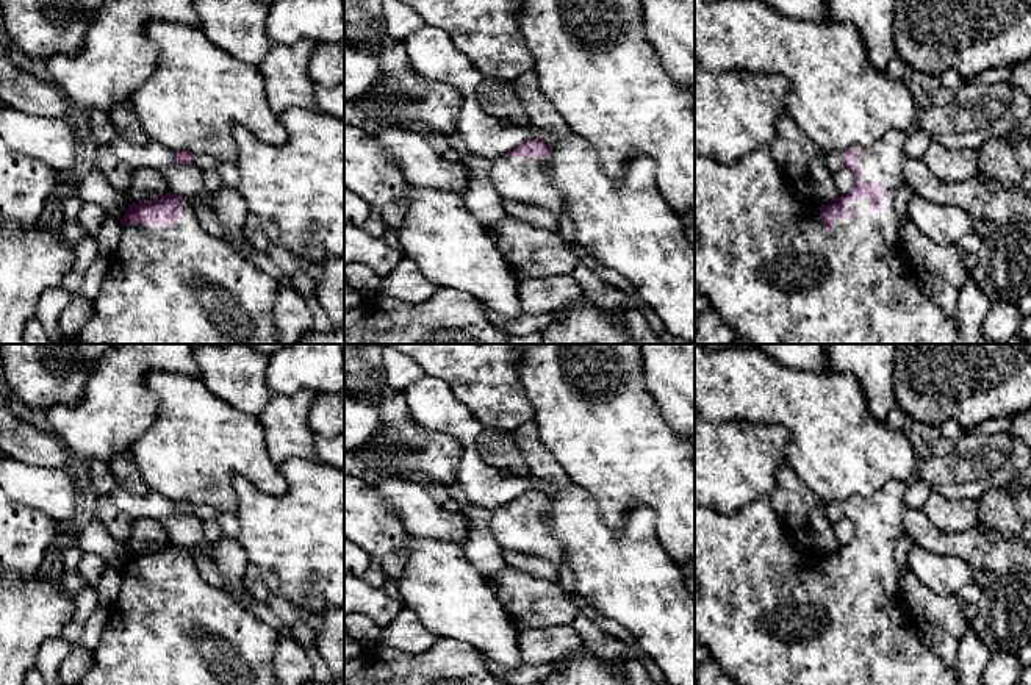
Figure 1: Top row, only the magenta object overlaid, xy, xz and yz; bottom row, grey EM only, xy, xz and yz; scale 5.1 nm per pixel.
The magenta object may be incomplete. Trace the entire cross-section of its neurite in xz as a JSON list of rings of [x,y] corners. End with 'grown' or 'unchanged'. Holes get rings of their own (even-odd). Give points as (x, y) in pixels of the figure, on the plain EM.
[[[530,490],[491,513],[490,527],[496,541],[510,551],[563,563],[565,546],[544,524],[551,499]]]; grown

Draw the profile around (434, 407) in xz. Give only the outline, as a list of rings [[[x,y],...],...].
[[[424,375],[405,388],[404,396],[415,429],[451,436],[463,444],[458,485],[474,505],[493,513],[540,486],[541,480],[533,475],[502,477],[498,469],[485,464],[476,446],[483,427],[443,380]]]

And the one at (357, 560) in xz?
[[[344,538],[344,576],[361,577],[371,566],[372,558],[366,551]]]

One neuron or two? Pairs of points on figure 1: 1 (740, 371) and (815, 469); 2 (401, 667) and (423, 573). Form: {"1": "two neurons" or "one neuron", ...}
{"1": "one neuron", "2": "two neurons"}

